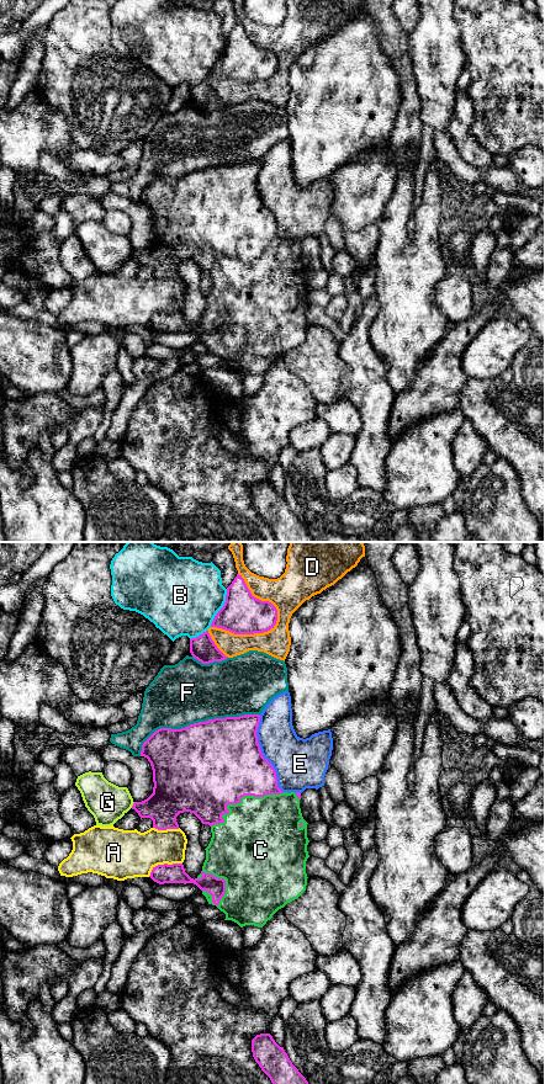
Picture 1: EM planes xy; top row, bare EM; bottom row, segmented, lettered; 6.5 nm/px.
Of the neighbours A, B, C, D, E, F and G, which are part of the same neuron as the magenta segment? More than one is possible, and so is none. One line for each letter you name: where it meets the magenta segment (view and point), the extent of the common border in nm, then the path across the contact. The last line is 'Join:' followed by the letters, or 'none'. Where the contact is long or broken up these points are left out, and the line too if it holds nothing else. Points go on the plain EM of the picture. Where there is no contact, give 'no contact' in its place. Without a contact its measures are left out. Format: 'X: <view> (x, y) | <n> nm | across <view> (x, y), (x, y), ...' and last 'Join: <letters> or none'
C: xy (239, 248) | 550 nm
Join: C

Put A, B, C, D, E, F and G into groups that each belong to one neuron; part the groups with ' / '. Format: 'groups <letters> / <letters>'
groups A / B / C / D / E / F / G

